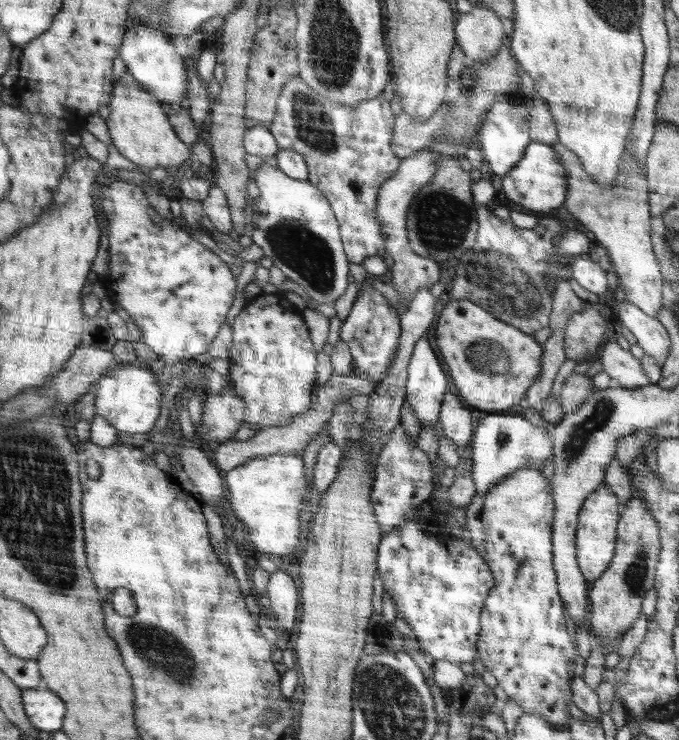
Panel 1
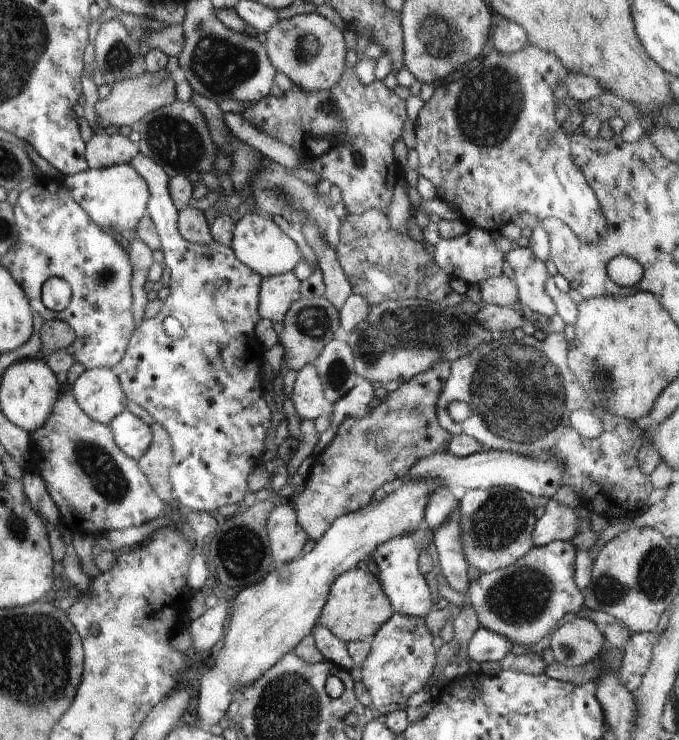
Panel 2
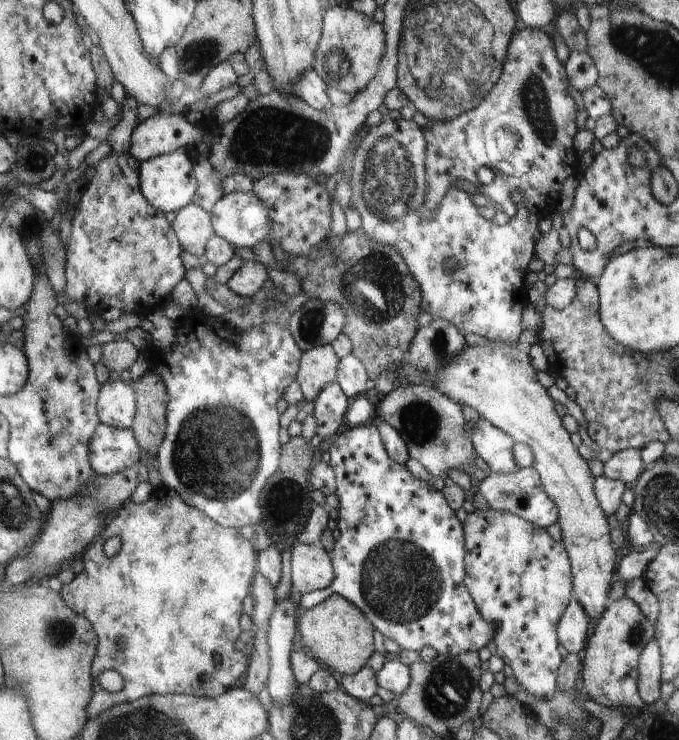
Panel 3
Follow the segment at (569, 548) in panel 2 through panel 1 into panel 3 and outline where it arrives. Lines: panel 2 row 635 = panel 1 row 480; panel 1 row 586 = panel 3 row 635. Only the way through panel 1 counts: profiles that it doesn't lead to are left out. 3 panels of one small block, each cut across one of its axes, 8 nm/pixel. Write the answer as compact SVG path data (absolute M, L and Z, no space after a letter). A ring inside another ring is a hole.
M492 507L474 509L464 522L464 532L468 532L468 588L480 604L480 612L494 626L496 654L506 666L512 668L521 687L536 698L550 698L556 694L560 682L558 670L563 658L558 654L556 624L570 602L572 570L570 554L564 544L550 538L546 528L540 528L526 519L508 511L497 511Z

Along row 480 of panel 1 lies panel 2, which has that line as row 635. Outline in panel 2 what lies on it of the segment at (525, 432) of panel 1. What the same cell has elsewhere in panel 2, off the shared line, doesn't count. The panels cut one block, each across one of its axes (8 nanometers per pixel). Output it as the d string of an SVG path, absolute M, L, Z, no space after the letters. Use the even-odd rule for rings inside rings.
M479 626L469 639L467 646L468 659L474 662L500 662L508 653L512 642L507 638Z

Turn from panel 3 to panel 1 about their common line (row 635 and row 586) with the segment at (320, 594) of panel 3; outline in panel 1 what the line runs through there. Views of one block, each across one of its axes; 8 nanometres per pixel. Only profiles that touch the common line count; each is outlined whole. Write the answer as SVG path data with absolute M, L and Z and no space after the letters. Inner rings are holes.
M418 514L410 515L402 525L383 533L379 550L380 582L383 582L386 594L393 598L392 604L396 608L397 617L410 626L421 652L432 664L438 660L446 660L456 666L474 662L476 640L480 632L480 610L484 598L488 596L488 590L495 586L495 578L492 578L491 569L472 542L449 537L440 544L424 542L428 542L428 538L422 532Z

